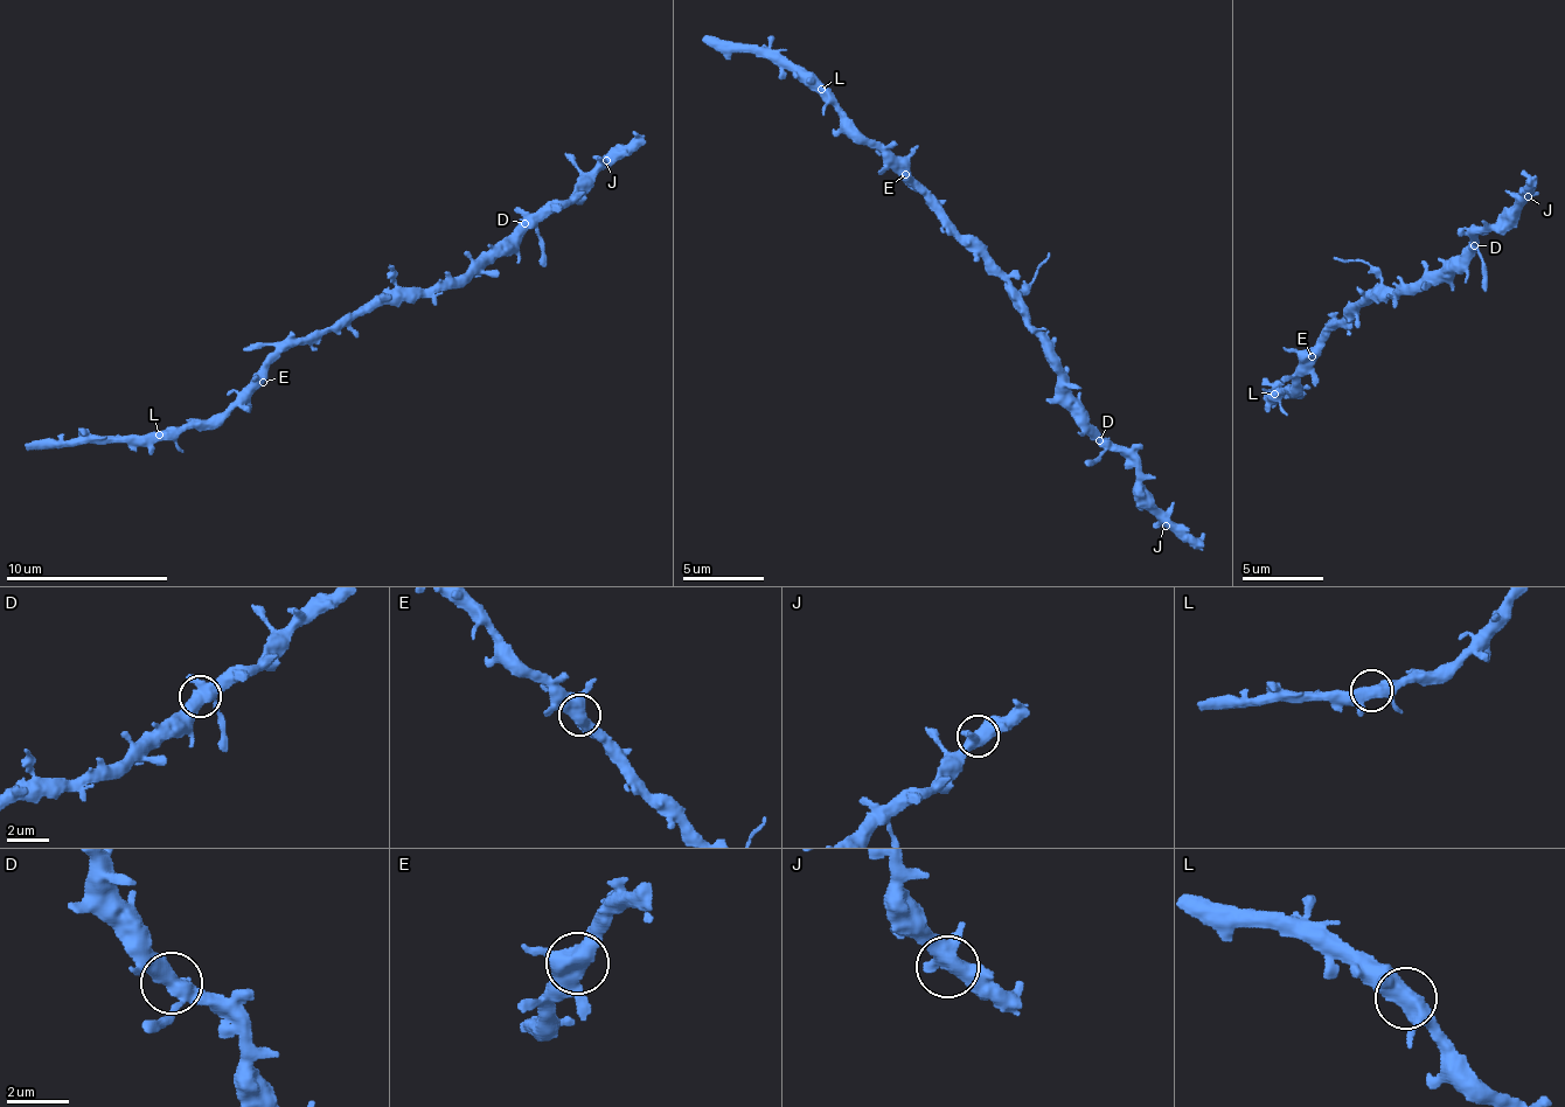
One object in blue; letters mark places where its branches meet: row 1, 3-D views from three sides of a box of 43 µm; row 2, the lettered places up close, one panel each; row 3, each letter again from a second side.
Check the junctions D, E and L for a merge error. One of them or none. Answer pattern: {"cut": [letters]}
{"cut": []}

